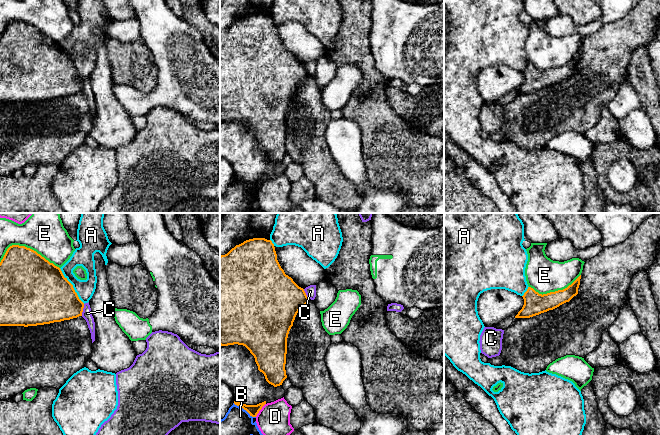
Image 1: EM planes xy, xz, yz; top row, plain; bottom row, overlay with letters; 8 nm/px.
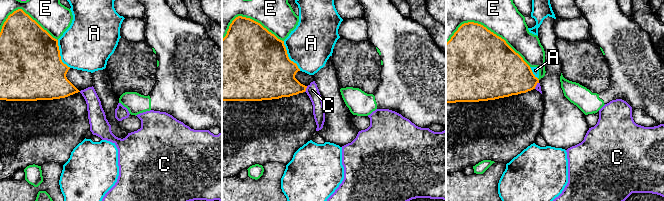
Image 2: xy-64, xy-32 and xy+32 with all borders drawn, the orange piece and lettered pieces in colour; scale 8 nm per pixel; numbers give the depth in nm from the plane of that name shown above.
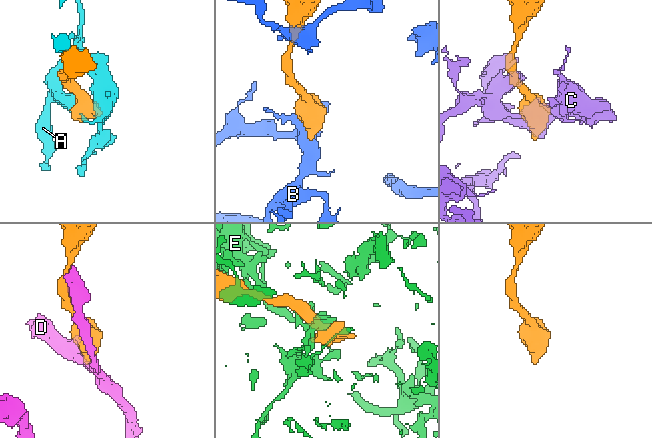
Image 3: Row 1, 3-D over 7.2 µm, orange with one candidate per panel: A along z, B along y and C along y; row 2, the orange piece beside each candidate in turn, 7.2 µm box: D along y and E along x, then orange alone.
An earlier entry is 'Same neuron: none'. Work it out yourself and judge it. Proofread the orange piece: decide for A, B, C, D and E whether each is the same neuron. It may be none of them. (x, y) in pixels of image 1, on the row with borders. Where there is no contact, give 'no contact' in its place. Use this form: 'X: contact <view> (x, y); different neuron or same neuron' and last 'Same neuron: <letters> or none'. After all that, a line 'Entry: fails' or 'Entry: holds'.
A: contact xy (72, 286); different neuron
B: contact xz (244, 409); different neuron
C: contact xy (82, 310); different neuron
D: contact xz (260, 409); different neuron
E: contact xy (28, 248); different neuron
Same neuron: none
Entry: holds

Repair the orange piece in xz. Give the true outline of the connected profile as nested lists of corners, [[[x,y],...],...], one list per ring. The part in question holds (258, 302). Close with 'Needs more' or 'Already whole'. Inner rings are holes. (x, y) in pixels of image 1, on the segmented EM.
[[[249,239],[220,256],[220,345],[245,346],[274,387],[287,378],[288,334],[297,313],[308,302],[304,289],[281,268],[271,240]]]. Already whole

